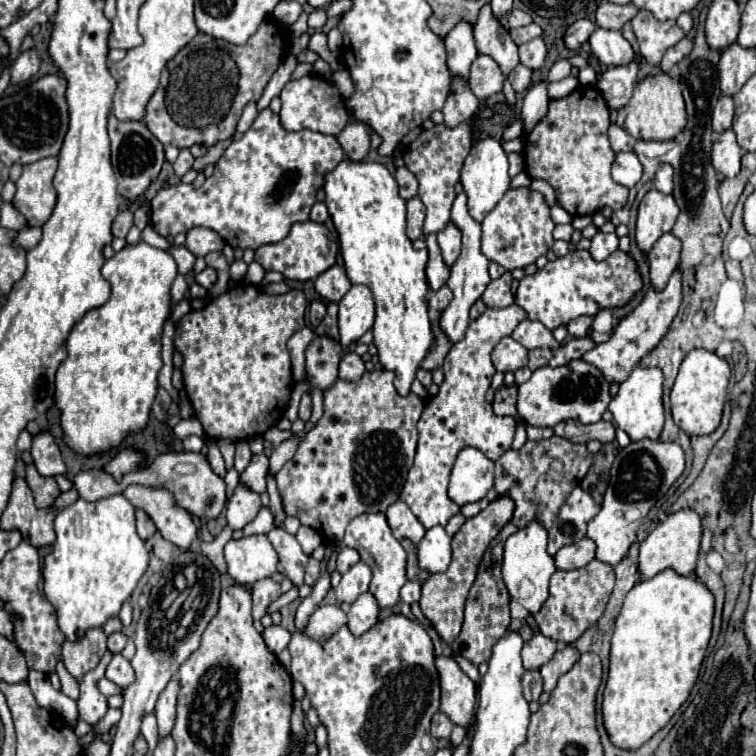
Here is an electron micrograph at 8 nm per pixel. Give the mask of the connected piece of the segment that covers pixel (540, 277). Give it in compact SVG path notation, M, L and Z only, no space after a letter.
M576 249L564 257L548 261L542 269L538 269L534 279L526 275L518 285L516 305L528 313L528 319L540 321L546 329L554 331L580 315L594 317L602 309L624 307L640 289L642 275L636 261L628 253L616 249L608 259L594 261L588 251Z

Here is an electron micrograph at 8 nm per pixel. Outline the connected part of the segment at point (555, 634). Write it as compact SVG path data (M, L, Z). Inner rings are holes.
M592 559L586 567L572 569L572 571L556 569L556 573L550 579L550 597L546 599L538 615L534 615L540 633L564 643L576 641L590 625L594 625L602 617L614 587L614 579L616 579L614 567L598 559Z

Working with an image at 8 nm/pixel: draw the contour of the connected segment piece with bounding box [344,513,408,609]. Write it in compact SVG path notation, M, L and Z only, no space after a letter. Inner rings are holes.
M362 513L354 517L346 529L344 543L348 547L354 547L362 561L372 569L372 581L370 581L370 593L376 597L380 609L392 609L400 601L400 589L408 581L406 579L406 551L402 549L400 541L392 535L386 515L384 513Z

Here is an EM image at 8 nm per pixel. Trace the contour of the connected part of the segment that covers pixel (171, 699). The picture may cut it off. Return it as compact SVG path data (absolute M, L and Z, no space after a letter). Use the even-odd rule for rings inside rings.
M172 679L166 689L160 693L156 703L156 717L158 717L158 735L160 739L170 735L176 719L176 695L178 695L178 681Z

